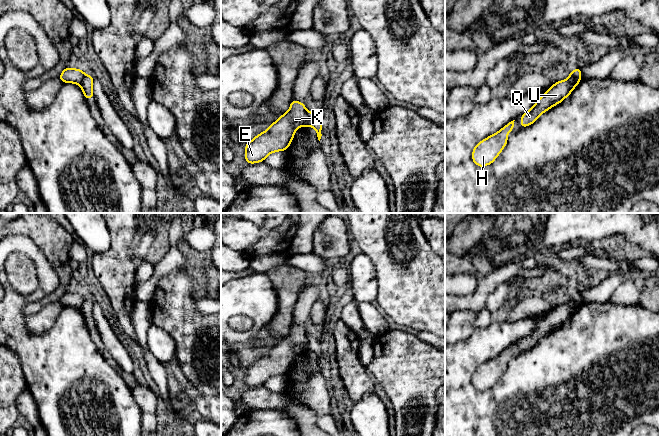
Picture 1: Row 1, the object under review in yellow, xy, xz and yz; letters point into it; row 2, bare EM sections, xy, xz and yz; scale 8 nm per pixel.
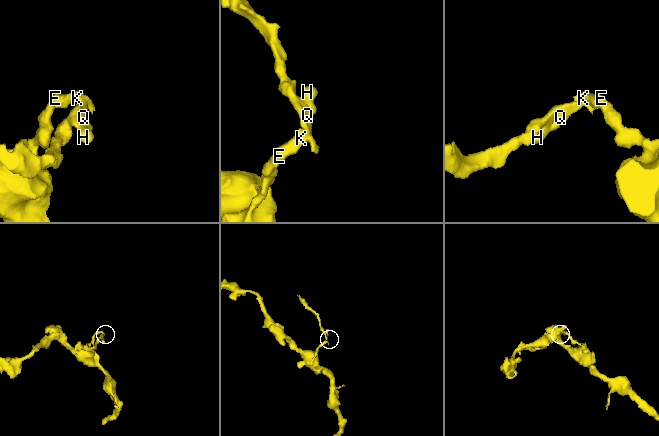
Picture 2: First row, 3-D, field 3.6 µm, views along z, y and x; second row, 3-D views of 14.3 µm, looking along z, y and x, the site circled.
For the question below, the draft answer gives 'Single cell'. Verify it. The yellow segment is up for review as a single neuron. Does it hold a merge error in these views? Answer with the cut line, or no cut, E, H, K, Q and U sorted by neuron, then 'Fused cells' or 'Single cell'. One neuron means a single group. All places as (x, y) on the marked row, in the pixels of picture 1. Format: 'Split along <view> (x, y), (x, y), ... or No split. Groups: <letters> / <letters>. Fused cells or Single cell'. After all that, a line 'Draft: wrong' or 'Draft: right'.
Split along xz (306, 111), (308, 125). Groups: E K / H Q U. Fused cells
Draft: wrong

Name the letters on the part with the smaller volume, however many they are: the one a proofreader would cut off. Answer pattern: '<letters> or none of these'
H, Q, U

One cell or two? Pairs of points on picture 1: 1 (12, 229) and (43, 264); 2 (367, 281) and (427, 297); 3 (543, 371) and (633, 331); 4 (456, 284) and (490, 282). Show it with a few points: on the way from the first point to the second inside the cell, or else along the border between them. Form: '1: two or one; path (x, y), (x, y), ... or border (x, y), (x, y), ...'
1: two; border (10, 234), (27, 235), (37, 246)
2: two; border (371, 260), (375, 271), (377, 299)
3: one; path (565, 371), (577, 371), (591, 359), (611, 349)
4: two; border (480, 277), (473, 292), (456, 294)

